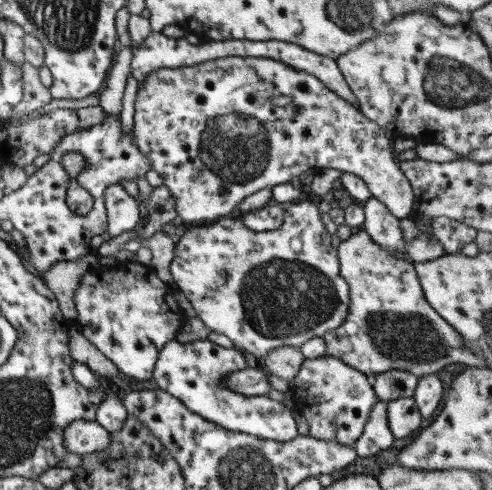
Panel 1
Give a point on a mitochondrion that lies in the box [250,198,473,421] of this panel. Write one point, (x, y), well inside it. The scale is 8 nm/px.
(412, 337)

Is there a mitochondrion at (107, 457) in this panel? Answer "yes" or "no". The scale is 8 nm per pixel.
no

